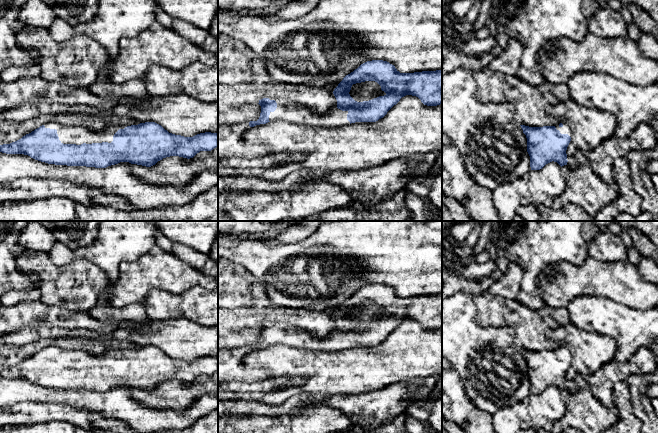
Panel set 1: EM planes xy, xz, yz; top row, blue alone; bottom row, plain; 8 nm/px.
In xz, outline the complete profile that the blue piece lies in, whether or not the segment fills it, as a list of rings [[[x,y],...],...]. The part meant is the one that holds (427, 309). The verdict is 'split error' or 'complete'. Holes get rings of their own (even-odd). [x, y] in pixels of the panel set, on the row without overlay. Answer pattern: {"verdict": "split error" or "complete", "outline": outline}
{"verdict": "split error", "outline": [[[372,284],[361,288],[334,313],[334,328],[331,333],[323,339],[314,338],[310,333],[295,325],[283,322],[263,322],[259,324],[261,330],[260,341],[257,345],[236,347],[232,349],[218,349],[218,384],[224,382],[242,381],[255,383],[269,377],[269,373],[261,369],[242,369],[240,367],[242,358],[260,348],[266,348],[274,344],[285,344],[301,349],[315,351],[341,351],[355,346],[376,346],[383,342],[387,336],[406,319],[418,321],[424,329],[437,330],[442,327],[442,294],[422,295],[414,297],[400,297],[394,289],[383,284]],[[365,305],[375,305],[381,310],[386,318],[369,325],[357,326],[349,318],[353,308]]]}

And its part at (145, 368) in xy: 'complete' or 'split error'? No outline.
split error

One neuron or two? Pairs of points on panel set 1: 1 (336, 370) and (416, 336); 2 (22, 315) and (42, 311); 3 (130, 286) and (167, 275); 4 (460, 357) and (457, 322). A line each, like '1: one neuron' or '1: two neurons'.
1: one neuron
2: one neuron
3: one neuron
4: one neuron

